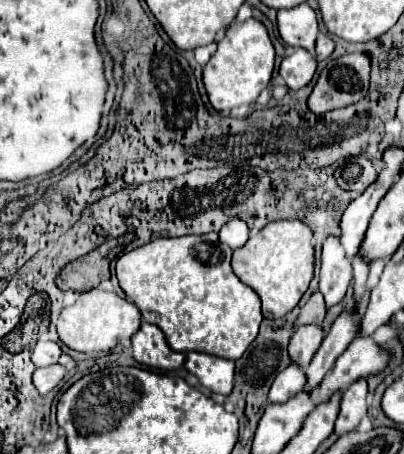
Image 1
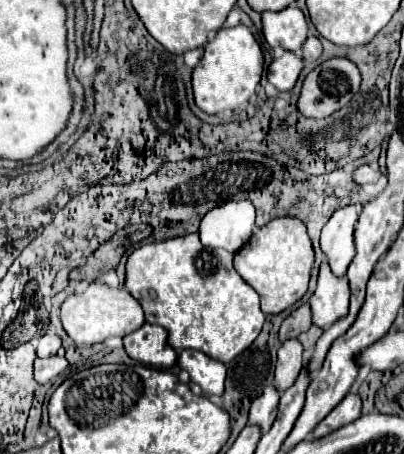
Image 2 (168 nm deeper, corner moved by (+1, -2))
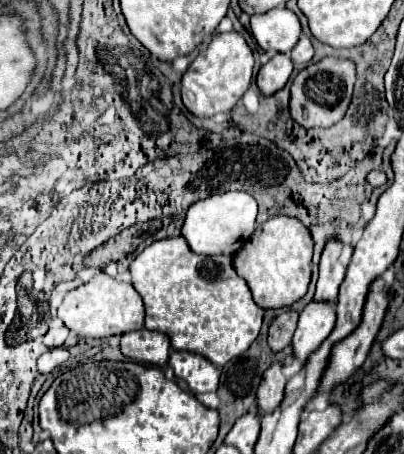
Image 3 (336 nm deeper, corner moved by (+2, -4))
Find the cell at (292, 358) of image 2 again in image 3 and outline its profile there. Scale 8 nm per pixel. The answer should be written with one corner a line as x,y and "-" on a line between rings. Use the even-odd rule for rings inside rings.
273,363
261,379
259,391
257,391
257,407
259,413
267,413
279,407
283,393
285,393
285,385
287,385
287,377
283,375
283,365
281,363

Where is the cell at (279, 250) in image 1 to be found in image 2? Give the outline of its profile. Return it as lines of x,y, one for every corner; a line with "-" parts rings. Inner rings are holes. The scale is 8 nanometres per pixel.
294,217
272,219
260,227
250,241
234,255
234,269
242,279
260,295
262,311
280,313
294,305
306,291
310,281
310,269
314,265
314,249
306,233
306,225

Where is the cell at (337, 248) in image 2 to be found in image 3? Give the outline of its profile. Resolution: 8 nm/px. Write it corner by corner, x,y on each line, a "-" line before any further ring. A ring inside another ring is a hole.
333,237
333,241
329,241
329,245
325,245
325,249
321,253
319,281
317,281
317,291
315,291
315,299
319,299
319,301
335,301
337,299
339,285
345,277
345,267
339,261
341,249
343,249
341,239

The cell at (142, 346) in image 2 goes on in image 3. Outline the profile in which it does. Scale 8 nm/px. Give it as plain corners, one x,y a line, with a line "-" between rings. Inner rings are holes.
129,331
121,337
121,351
127,359
165,367
169,361
169,337
161,331

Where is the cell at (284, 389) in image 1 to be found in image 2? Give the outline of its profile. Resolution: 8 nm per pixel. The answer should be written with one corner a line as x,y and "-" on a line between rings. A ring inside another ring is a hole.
270,385
252,401
248,411
248,425
256,425
260,427
262,433
266,433
276,419
276,409
278,409
278,391
274,391

